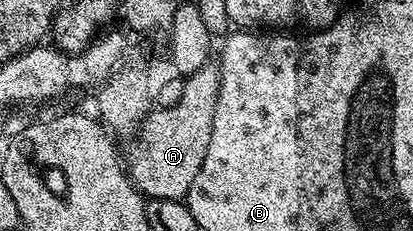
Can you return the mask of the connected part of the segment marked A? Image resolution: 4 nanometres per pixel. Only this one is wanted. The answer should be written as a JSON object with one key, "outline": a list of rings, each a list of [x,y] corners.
{"outline":[[[207,61],[196,73],[185,76],[184,82],[186,88],[180,101],[171,107],[151,110],[136,132],[135,143],[124,151],[130,180],[146,199],[185,200],[196,173],[200,173],[200,165],[204,165],[208,141],[212,141],[212,121],[216,121],[216,97],[220,93],[217,62]]]}

